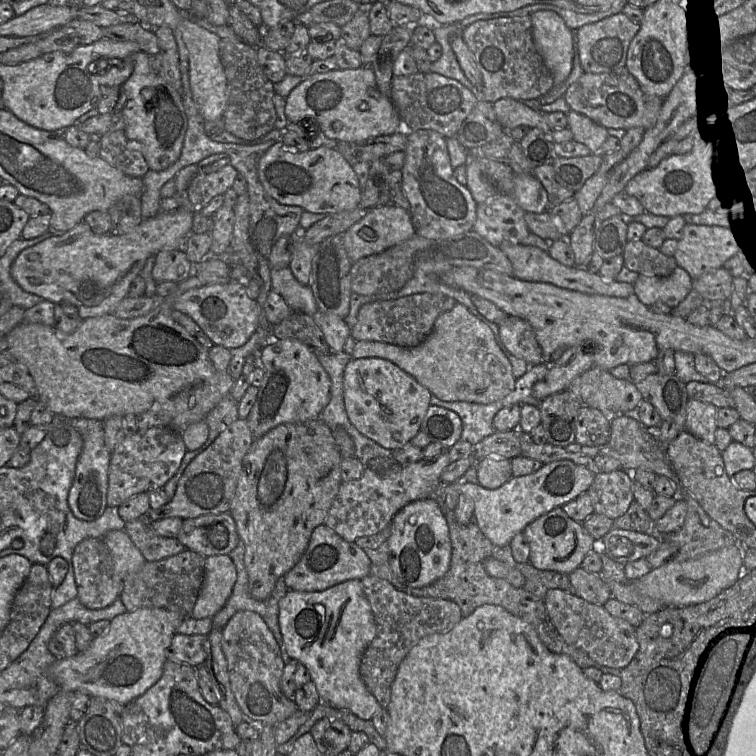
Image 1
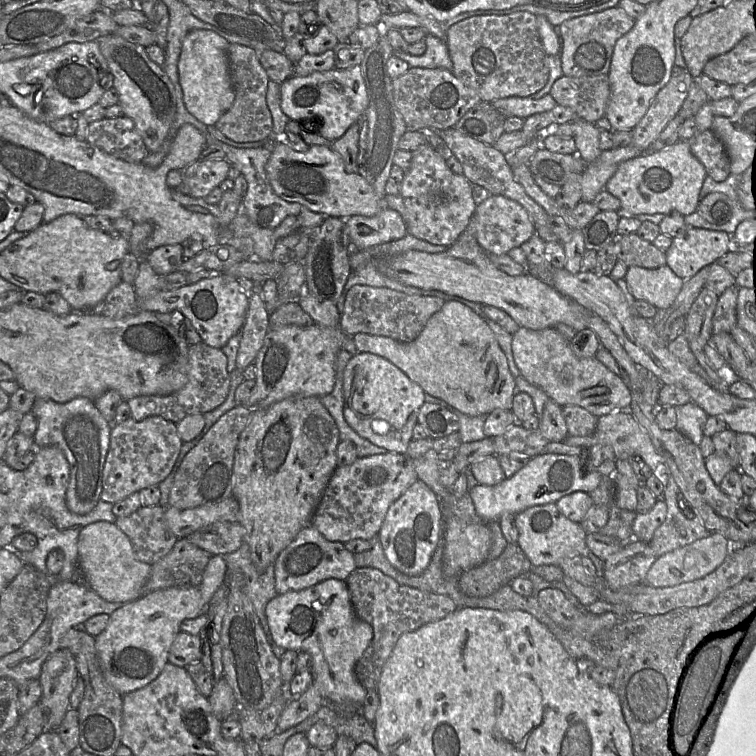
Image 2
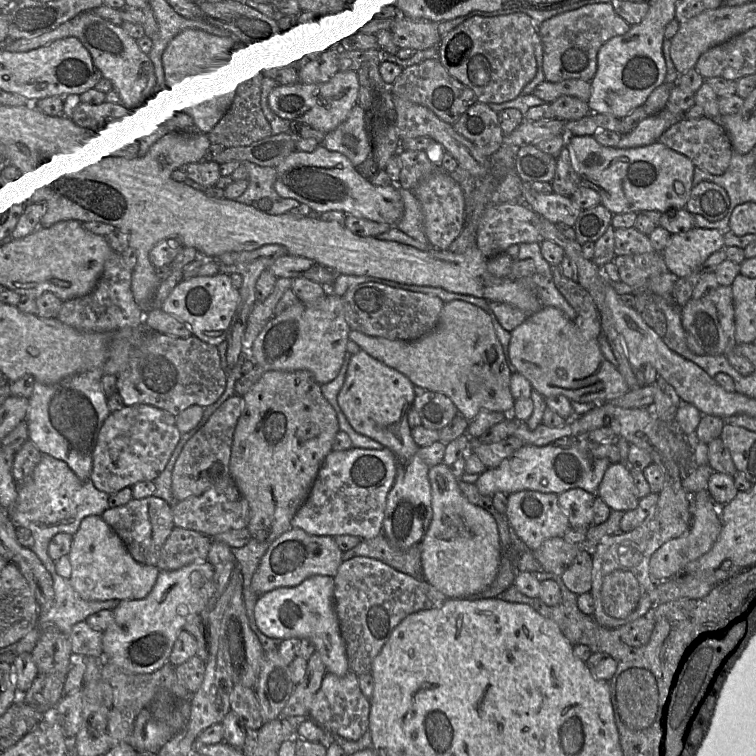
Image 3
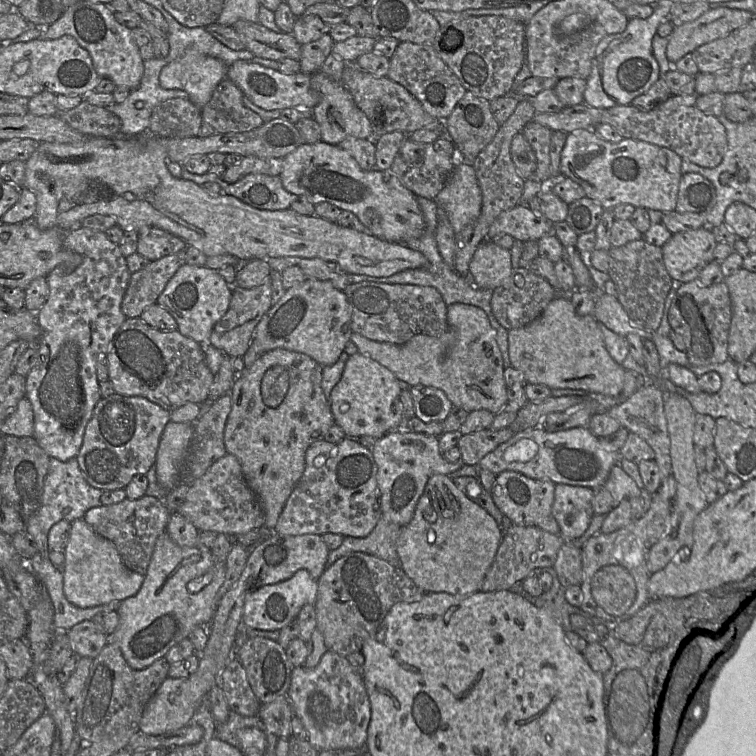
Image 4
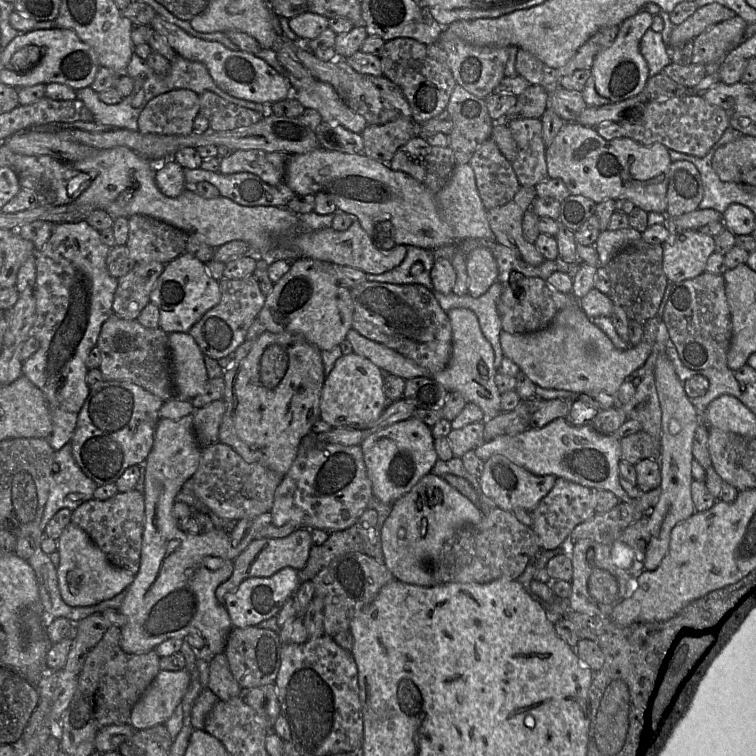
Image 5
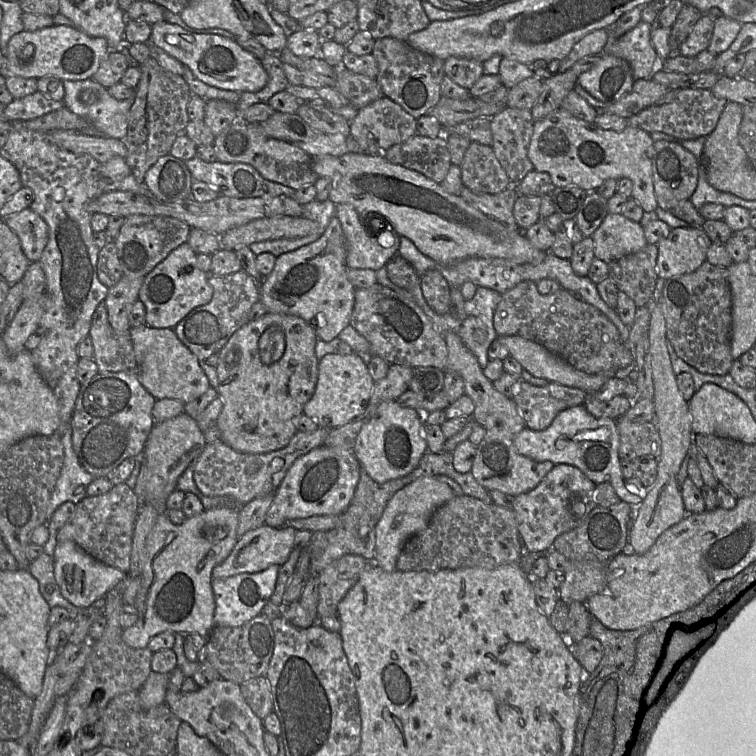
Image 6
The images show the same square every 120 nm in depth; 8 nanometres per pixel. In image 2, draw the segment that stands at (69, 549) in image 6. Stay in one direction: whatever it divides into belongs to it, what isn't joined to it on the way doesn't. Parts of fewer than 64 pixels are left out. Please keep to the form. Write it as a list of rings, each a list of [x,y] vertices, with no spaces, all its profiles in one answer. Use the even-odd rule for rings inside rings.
[[[97,521],[85,526],[78,537],[78,564],[84,584],[108,602],[127,603],[141,597],[152,565],[140,561],[127,535],[115,523]]]

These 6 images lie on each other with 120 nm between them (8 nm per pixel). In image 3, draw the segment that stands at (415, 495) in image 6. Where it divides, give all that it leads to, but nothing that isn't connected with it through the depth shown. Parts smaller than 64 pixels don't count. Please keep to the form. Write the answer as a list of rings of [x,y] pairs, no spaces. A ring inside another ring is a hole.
[[[444,463],[430,467],[428,479],[433,516],[419,542],[423,579],[447,598],[468,598],[486,589],[498,573],[501,545],[496,521],[488,511],[467,500]]]

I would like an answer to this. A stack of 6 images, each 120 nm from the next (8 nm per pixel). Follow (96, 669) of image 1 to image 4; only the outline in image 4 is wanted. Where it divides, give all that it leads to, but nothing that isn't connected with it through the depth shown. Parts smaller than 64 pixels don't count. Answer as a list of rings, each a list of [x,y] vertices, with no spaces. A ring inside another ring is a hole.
[[[164,532],[156,541],[143,584],[134,596],[120,602],[117,609],[119,625],[108,635],[108,642],[117,644],[127,664],[135,670],[150,666],[157,659],[164,657],[169,649],[188,638],[197,626],[207,626],[216,612],[216,596],[225,581],[226,562],[222,562],[211,549],[199,544],[197,547],[181,547],[175,544]]]

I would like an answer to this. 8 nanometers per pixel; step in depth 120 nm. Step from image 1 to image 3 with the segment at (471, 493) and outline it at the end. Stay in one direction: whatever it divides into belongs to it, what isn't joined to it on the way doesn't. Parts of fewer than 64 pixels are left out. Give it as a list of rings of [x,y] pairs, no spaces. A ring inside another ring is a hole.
[[[563,437],[546,446],[523,445],[498,467],[487,468],[475,484],[480,494],[490,497],[496,492],[510,495],[525,490],[559,495],[572,488],[596,494],[610,464],[606,458],[581,453],[574,437]]]

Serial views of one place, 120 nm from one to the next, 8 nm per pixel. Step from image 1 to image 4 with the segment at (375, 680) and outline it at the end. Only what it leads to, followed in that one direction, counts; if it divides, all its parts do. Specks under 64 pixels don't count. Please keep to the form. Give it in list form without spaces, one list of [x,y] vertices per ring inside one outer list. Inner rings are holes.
[[[350,552],[330,566],[317,580],[315,602],[317,626],[328,650],[346,657],[360,651],[363,642],[373,636],[393,605],[420,600],[425,591],[399,567],[364,552]]]

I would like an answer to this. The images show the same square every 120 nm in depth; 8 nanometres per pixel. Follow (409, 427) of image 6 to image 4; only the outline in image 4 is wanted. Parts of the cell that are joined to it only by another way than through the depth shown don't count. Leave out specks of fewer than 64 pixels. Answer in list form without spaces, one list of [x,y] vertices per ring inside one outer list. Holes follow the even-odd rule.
[[[392,431],[377,439],[371,448],[377,464],[377,484],[382,516],[400,527],[413,517],[417,502],[432,475],[449,475],[466,465],[461,459],[450,463],[439,450],[438,437],[411,431]]]

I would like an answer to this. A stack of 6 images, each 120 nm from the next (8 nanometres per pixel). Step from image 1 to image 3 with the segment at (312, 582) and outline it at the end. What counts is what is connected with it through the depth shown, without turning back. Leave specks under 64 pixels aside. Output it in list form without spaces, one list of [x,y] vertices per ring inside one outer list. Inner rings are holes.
[[[291,527],[269,544],[252,577],[251,587],[261,596],[275,588],[296,586],[313,575],[334,577],[343,562],[342,554],[332,536],[311,535],[301,528]]]

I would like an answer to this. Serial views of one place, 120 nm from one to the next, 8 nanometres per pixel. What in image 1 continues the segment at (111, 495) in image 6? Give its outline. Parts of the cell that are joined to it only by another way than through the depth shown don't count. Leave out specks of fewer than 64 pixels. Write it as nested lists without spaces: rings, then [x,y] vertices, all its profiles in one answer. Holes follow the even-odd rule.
[[[141,519],[126,522],[124,530],[148,562],[160,561],[183,552],[186,547],[177,538],[155,534],[151,524]]]

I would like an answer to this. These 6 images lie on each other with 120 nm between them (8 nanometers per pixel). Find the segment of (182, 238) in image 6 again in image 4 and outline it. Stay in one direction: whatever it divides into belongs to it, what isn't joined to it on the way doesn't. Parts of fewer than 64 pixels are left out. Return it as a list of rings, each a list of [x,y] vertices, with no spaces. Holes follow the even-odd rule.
[[[143,227],[138,231],[137,253],[149,261],[175,255],[187,248],[187,243],[157,227]]]

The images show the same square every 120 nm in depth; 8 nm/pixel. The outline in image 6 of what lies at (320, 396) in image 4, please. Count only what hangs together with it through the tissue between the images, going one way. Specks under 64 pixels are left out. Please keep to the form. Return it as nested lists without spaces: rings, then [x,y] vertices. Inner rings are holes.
[[[268,311],[260,318],[253,321],[248,321],[230,337],[226,345],[217,354],[219,361],[216,367],[218,376],[217,391],[223,401],[223,409],[217,420],[217,427],[220,431],[220,439],[222,442],[230,446],[233,450],[241,453],[268,453],[288,445],[291,438],[298,431],[295,426],[295,418],[300,414],[304,414],[304,405],[311,399],[315,392],[316,383],[318,380],[319,362],[315,353],[315,345],[317,340],[318,337],[314,328],[302,318],[294,315],[272,313]]]

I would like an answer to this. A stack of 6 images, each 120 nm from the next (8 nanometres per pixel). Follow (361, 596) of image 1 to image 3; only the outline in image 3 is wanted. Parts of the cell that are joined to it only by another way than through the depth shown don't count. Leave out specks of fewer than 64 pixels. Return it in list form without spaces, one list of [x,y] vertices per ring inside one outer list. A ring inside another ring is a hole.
[[[313,575],[292,587],[279,587],[259,596],[254,607],[256,625],[270,638],[309,639],[319,652],[327,672],[343,676],[349,671],[345,642],[334,608],[334,578]]]

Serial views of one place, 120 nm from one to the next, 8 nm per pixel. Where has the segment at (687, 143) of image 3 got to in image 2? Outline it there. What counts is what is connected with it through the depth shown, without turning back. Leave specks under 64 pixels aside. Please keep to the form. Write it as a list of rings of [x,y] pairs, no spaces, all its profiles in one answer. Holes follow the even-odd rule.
[[[712,129],[696,133],[695,136],[690,140],[681,141],[689,142],[692,154],[703,164],[708,177],[715,181],[723,181],[729,176],[731,171],[730,158],[727,149],[722,141],[715,135]]]

